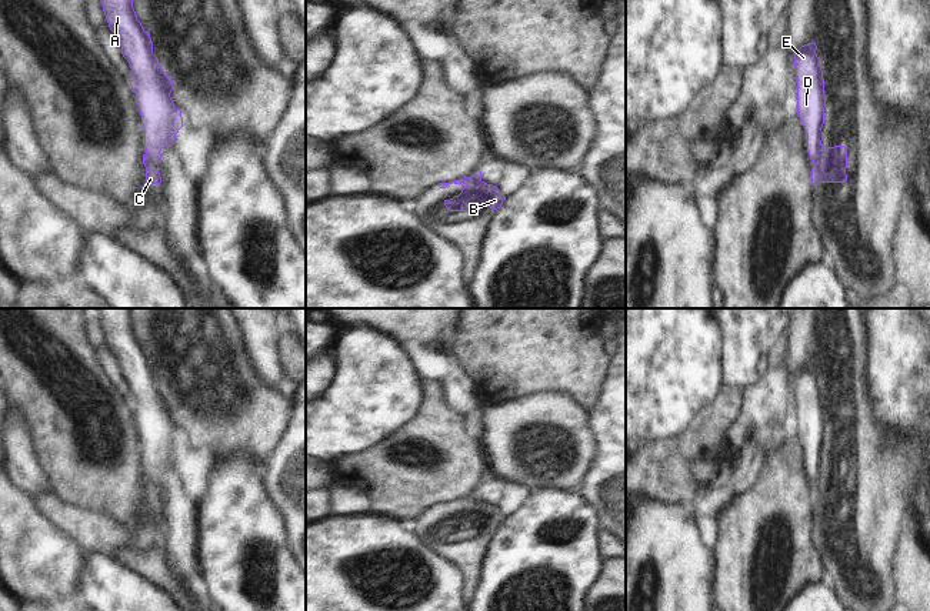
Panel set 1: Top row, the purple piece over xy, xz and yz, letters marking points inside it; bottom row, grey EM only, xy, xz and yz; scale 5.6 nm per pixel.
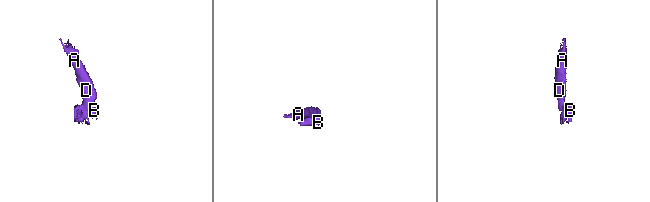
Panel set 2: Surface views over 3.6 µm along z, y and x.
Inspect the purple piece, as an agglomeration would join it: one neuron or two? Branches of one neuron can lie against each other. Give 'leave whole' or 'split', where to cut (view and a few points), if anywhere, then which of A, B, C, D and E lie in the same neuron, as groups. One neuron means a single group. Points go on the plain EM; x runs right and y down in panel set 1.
split | yz (822, 466), (813, 481) | A D E / B C

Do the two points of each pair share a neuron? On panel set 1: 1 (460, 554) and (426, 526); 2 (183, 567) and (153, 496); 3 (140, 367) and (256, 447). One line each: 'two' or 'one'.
1: one
2: two
3: two

